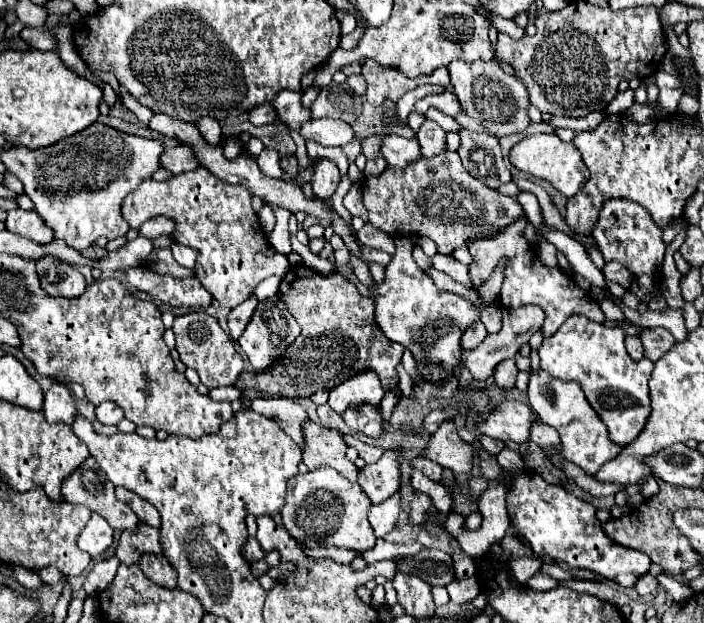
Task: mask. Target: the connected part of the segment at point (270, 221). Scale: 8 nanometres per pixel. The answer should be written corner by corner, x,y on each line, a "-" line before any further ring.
264,204
264,206
262,206
262,210
258,212
258,218
260,218
260,224
262,224
264,232
266,232
266,234
270,234
270,232
274,230
274,222
276,222
274,210
272,210
268,204

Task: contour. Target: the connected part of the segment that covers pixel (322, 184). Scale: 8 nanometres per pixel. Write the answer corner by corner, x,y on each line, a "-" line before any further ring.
320,160
314,164
312,168
312,188
314,188
314,196
318,198
330,198
340,182
340,172
338,166
330,160

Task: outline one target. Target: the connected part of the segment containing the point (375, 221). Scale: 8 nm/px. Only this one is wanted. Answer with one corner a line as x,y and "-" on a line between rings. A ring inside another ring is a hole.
456,152
420,158
404,170
386,168
380,176
364,178
362,198
372,226
384,230
388,236
428,236
436,242
440,254
450,254
476,236
496,234
524,214
516,198
474,180
464,170

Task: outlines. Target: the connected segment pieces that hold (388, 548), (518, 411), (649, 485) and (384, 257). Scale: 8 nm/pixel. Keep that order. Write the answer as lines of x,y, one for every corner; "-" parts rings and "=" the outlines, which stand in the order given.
378,538
375,547
362,552
361,558
369,564
373,564
383,560
393,560
400,556
414,556
424,548
425,547
418,542
412,545
399,545
=
502,400
494,406
494,412
488,418
476,422
476,432
486,434
498,440
526,442
530,440
530,426
534,422
534,412
516,400
=
650,478
650,480
646,480
644,486
630,486
626,492
633,495
636,494
636,492
642,492
644,498
650,498
650,496
656,496
656,494
658,494
658,482
656,482
654,478
=
359,239
358,244
360,244
362,259
364,261
376,262
386,266
392,259
388,253
364,245

